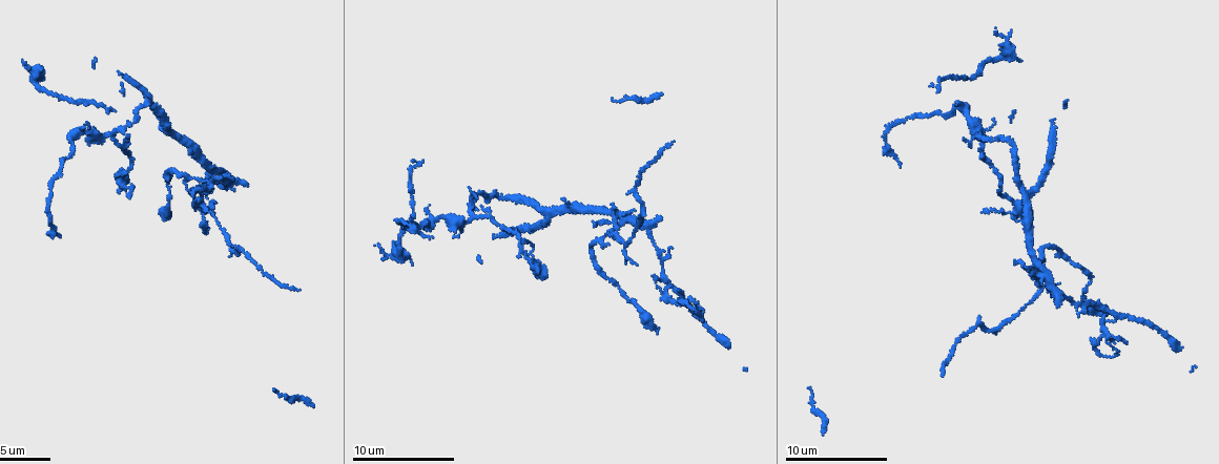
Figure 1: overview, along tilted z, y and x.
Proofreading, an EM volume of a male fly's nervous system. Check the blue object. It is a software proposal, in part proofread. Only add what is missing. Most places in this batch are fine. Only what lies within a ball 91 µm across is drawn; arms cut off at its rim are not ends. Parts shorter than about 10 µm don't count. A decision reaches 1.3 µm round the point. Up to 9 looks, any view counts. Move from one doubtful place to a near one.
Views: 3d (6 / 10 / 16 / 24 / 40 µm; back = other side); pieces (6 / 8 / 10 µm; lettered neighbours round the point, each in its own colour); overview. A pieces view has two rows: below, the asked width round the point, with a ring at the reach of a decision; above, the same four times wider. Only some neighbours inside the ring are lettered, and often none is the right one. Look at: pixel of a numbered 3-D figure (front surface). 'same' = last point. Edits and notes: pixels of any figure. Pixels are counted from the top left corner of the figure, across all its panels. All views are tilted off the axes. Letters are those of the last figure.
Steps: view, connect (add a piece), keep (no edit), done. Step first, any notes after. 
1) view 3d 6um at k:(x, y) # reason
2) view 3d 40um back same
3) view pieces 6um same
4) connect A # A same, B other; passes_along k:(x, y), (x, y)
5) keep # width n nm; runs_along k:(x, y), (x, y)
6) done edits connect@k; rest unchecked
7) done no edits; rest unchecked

view pieces 10um at 1:(545, 275) # an open end

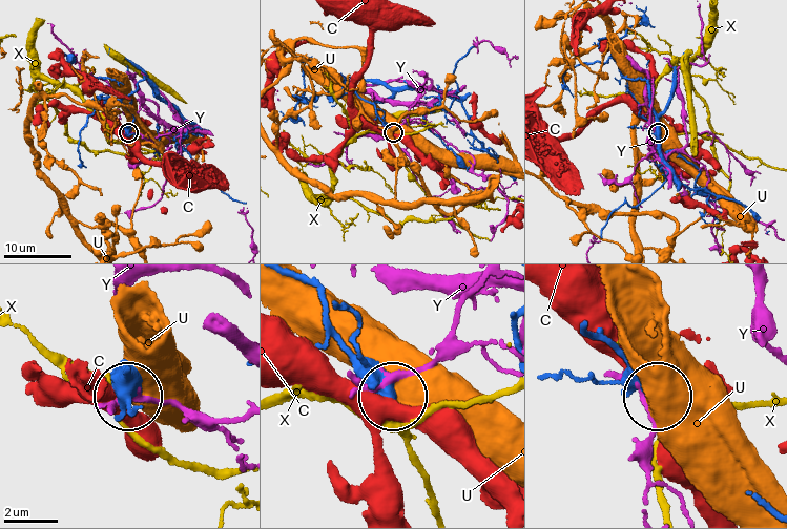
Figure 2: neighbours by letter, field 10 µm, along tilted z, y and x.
keep # C other, U other, X other, Y other; runs_along 2:(308, 281), (323, 294), (339, 342), (390, 396); none of them fits

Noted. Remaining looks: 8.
view pieces 10um at 1:(431, 238) # branch stops here

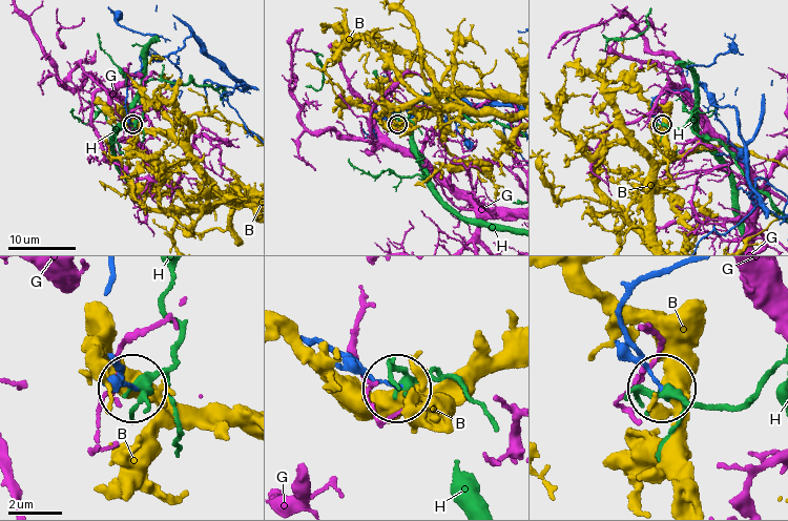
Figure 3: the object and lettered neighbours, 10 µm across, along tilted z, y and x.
keep # B other, G other, H other; none of them fits

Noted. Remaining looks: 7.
view 3d 10um at 1:(128, 196) # thin end

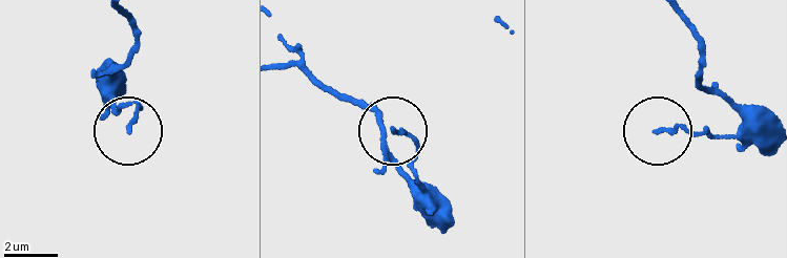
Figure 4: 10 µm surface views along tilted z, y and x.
view pieces 10um at 4:(126, 132)

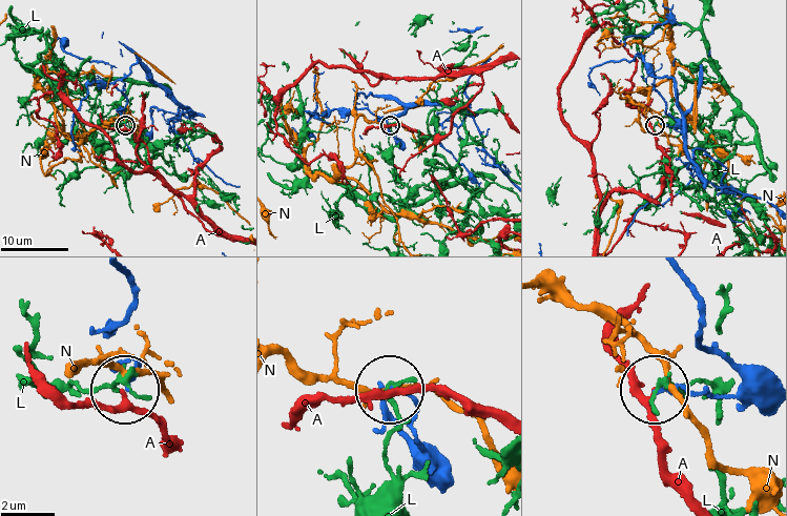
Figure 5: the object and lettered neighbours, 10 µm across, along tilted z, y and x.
keep # A other, L other, N other; no lettered piece goes on from it

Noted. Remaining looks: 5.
view pieces 6um at 1:(189, 188) # tapers out

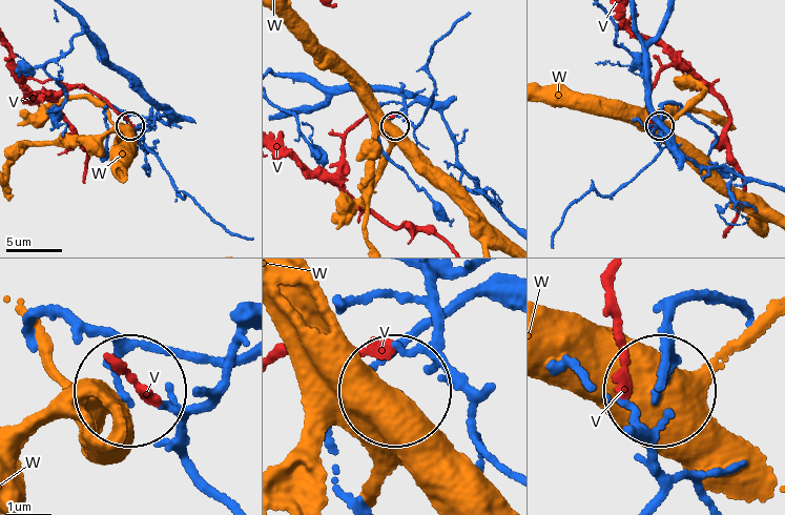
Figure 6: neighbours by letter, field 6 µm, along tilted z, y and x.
keep # width 100 nm; V other, W other; none of them fits

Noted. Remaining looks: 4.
done no edits; rest unchecked

